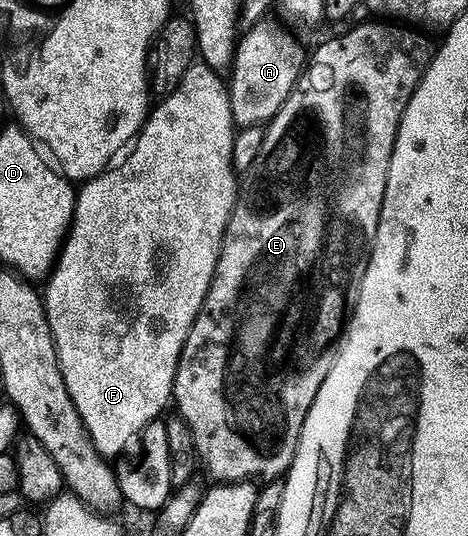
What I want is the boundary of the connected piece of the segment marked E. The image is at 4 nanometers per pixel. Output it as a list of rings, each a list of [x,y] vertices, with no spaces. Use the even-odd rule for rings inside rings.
[[[367,21],[349,26],[348,29],[349,31],[317,45],[316,52],[310,55],[310,62],[296,78],[295,89],[263,128],[262,149],[239,184],[236,204],[224,230],[224,240],[220,246],[220,256],[216,262],[214,277],[210,281],[210,289],[198,309],[198,317],[194,317],[194,325],[190,325],[190,333],[178,357],[171,402],[174,407],[176,403],[175,414],[190,429],[199,466],[217,484],[276,481],[292,466],[292,456],[296,443],[300,440],[300,427],[304,424],[313,396],[311,390],[296,391],[304,383],[304,375],[300,370],[303,367],[311,368],[315,364],[318,349],[324,347],[324,339],[319,339],[318,336],[320,331],[328,331],[328,327],[318,326],[319,323],[324,323],[318,309],[320,279],[336,279],[336,291],[348,291],[348,287],[356,283],[356,275],[364,275],[368,264],[368,260],[364,258],[364,235],[368,235],[368,239],[372,241],[376,236],[398,125],[414,89],[420,84],[420,76],[426,73],[434,54],[434,43],[426,36],[419,35],[424,33],[408,25],[397,25],[392,21]]]

